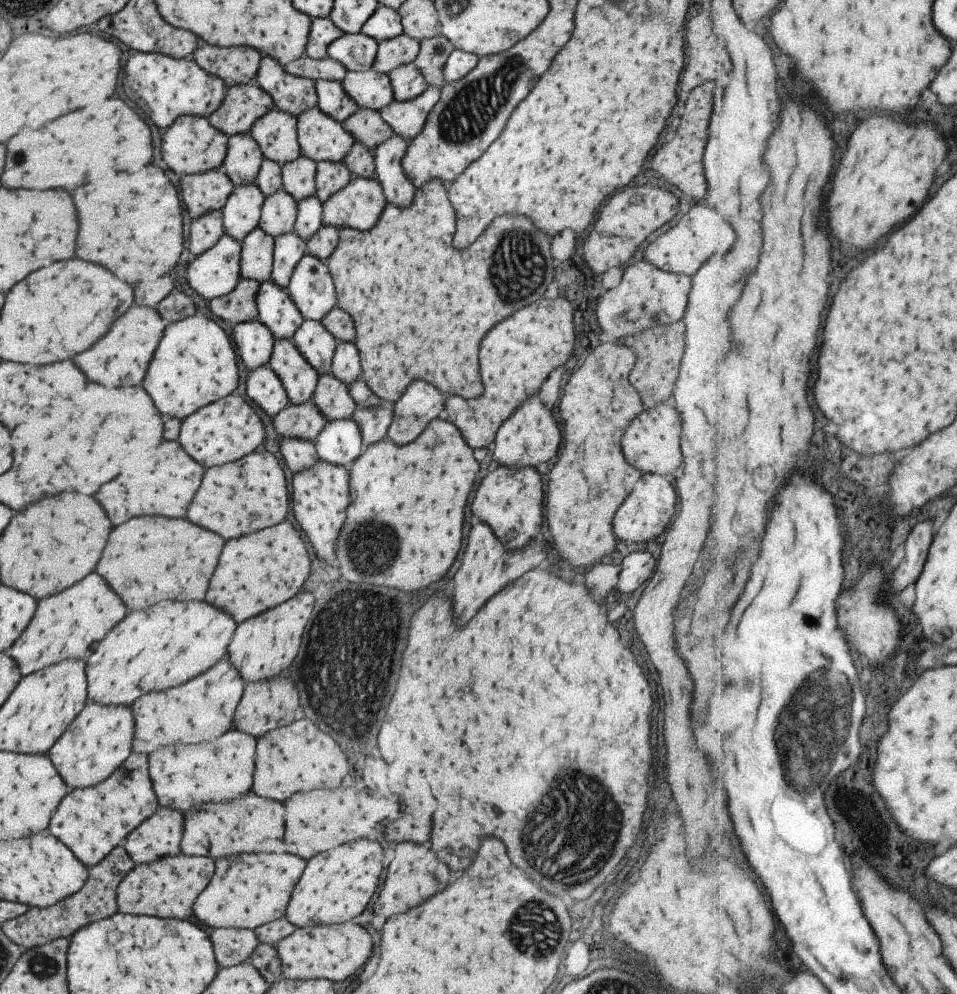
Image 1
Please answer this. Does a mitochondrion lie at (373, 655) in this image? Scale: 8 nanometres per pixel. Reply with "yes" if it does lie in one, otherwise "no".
yes

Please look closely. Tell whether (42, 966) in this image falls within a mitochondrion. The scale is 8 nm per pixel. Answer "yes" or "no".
yes

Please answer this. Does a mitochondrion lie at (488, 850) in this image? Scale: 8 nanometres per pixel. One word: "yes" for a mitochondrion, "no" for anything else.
no

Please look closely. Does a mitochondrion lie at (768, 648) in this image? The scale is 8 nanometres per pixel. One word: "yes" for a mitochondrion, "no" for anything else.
no

